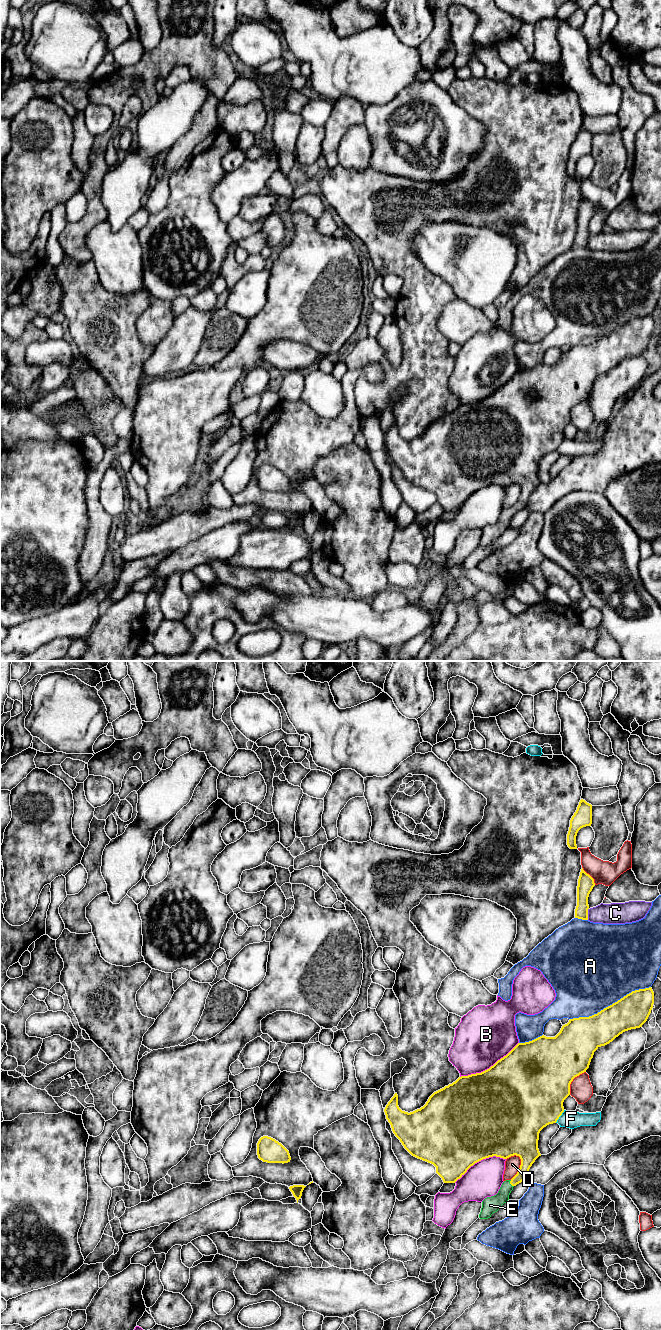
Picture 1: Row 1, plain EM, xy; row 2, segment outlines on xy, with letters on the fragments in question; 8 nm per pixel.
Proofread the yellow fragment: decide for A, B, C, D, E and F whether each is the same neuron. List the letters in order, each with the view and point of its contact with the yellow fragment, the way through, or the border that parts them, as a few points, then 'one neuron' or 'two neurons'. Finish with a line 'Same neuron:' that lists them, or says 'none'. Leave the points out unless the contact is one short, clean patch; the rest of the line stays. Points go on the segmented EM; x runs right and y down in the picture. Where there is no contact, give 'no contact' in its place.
A: contact xy (610, 1005); two neurons
B: contact xy (490, 1067); two neurons
C: contact xy (587, 914); two neurons
D: contact xy (520, 1166); two neurons
E: contact xy (510, 1183); way xy (527, 1157), (523, 1172), (510, 1183), (504, 1192), (490, 1205); one neuron
F: contact xy (560, 1115); two neurons
Same neuron: E

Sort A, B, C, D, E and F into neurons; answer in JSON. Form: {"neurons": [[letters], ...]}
{"neurons": [["A"], ["B"], ["C"], ["D"], ["E"], ["F"]]}

